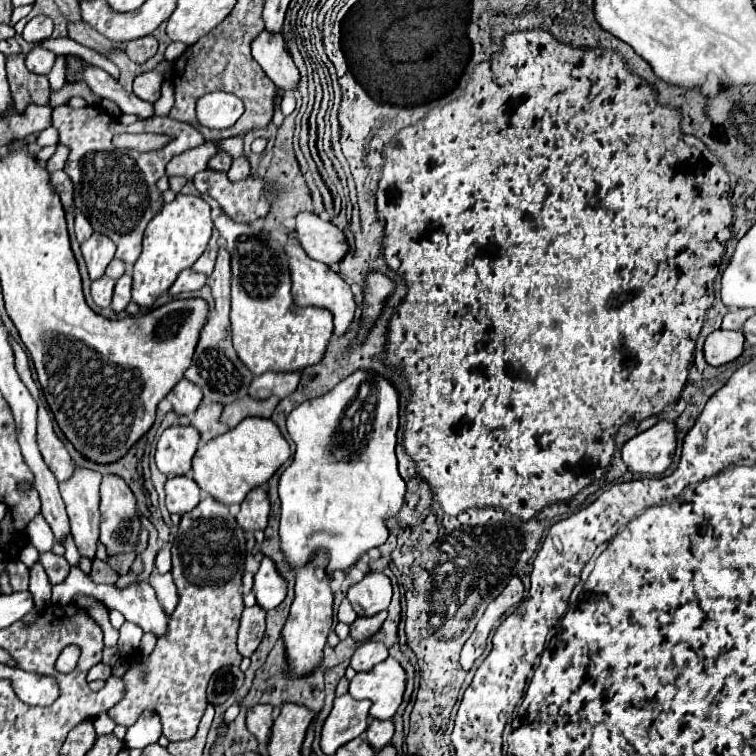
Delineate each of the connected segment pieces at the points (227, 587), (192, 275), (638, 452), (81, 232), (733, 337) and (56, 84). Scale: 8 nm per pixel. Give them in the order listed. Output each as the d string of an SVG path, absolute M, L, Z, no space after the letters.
M205 497L195 509L191 509L189 513L181 517L179 533L171 545L171 553L173 553L171 575L177 585L179 605L169 617L169 631L165 637L157 641L155 651L147 659L139 655L131 659L129 671L123 677L127 693L123 701L119 701L109 711L109 715L119 725L131 727L145 709L155 711L161 715L163 735L169 741L185 741L197 733L197 725L207 709L205 689L211 675L225 665L239 665L243 659L237 651L237 629L239 629L239 619L243 613L241 577L243 577L247 547L245 547L243 529L237 525L235 517L229 513L229 507L221 505L213 497Z
M185 269L185 271L177 277L177 281L175 281L173 287L169 289L169 293L171 293L171 295L179 295L179 293L183 293L183 291L197 291L197 289L201 289L201 287L205 285L205 281L207 281L207 275L197 273L197 271L193 271L193 269Z
M659 421L623 445L623 461L631 473L661 475L673 461L677 429L671 421Z
M77 213L77 215L75 215L75 235L77 235L77 241L83 243L85 239L91 237L91 233L93 233L93 229L91 229L89 221L87 221L81 213Z
M713 331L707 339L705 339L705 361L713 367L725 365L733 359L737 359L743 353L743 331Z
M59 55L54 67L48 74L48 81L51 91L58 91L66 82L66 60L65 56Z

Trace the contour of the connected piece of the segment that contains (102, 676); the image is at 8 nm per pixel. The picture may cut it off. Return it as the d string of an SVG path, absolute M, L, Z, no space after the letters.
M103 662L93 666L86 677L88 683L95 680L107 680L112 675L112 669L110 666Z

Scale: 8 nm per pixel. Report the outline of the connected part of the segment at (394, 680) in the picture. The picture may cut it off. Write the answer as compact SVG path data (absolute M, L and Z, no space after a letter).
M393 657L381 661L367 673L357 673L351 679L349 693L357 699L369 699L373 705L369 715L373 719L391 719L395 715L405 693L405 669Z

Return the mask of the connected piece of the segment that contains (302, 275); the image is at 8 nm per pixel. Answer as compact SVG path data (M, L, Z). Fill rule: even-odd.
M289 235L287 243L285 243L285 251L289 255L289 265L291 265L291 279L293 279L291 293L295 297L295 303L299 307L325 307L325 309L329 309L335 317L333 333L337 337L341 337L349 329L349 325L355 317L355 309L357 309L351 287L337 273L333 273L327 265L313 261L311 257L305 255L305 251L301 247L293 245L293 235Z

